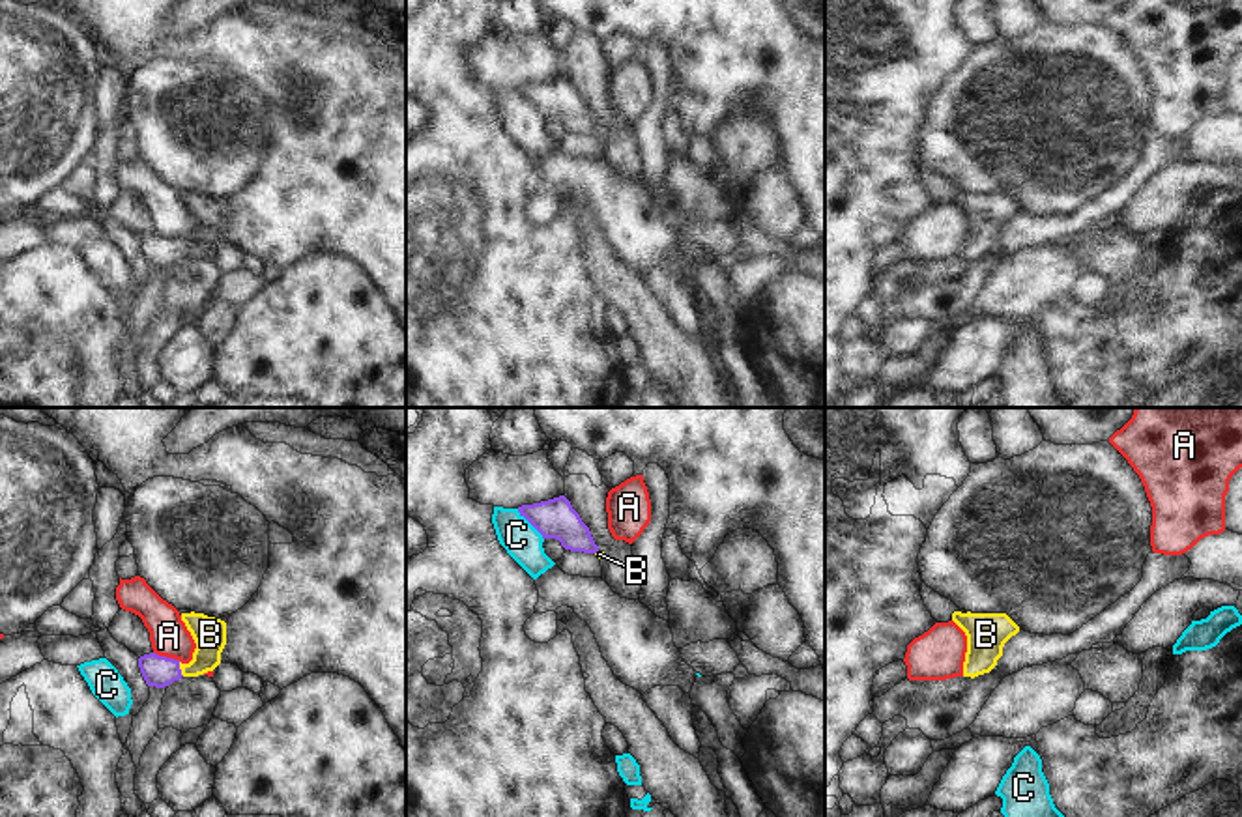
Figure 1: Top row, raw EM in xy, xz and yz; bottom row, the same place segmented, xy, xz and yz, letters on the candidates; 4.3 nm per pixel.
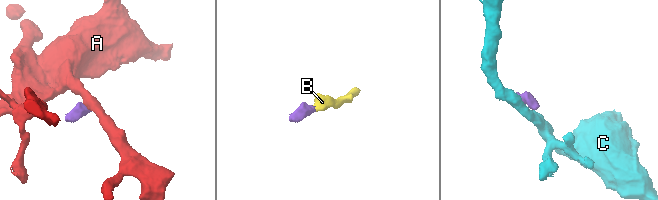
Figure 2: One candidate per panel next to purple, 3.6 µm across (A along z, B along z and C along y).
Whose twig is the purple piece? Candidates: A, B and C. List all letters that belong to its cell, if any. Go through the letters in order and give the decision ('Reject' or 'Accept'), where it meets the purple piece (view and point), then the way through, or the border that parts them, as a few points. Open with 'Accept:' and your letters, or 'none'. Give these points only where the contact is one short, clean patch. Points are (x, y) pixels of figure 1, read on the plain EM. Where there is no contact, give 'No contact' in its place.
Accept: B
A: Reject. Touches purple at xy (165, 238). Boundary: xy (154, 232), (180, 242)
B: Accept. Touches purple at xy (180, 251). Path across: xy (159, 253), (180, 251), (208, 232), (210, 215)
C: Reject. Touches purple at xz (530, 103). Boundary: xz (517, 90), (543, 120).

